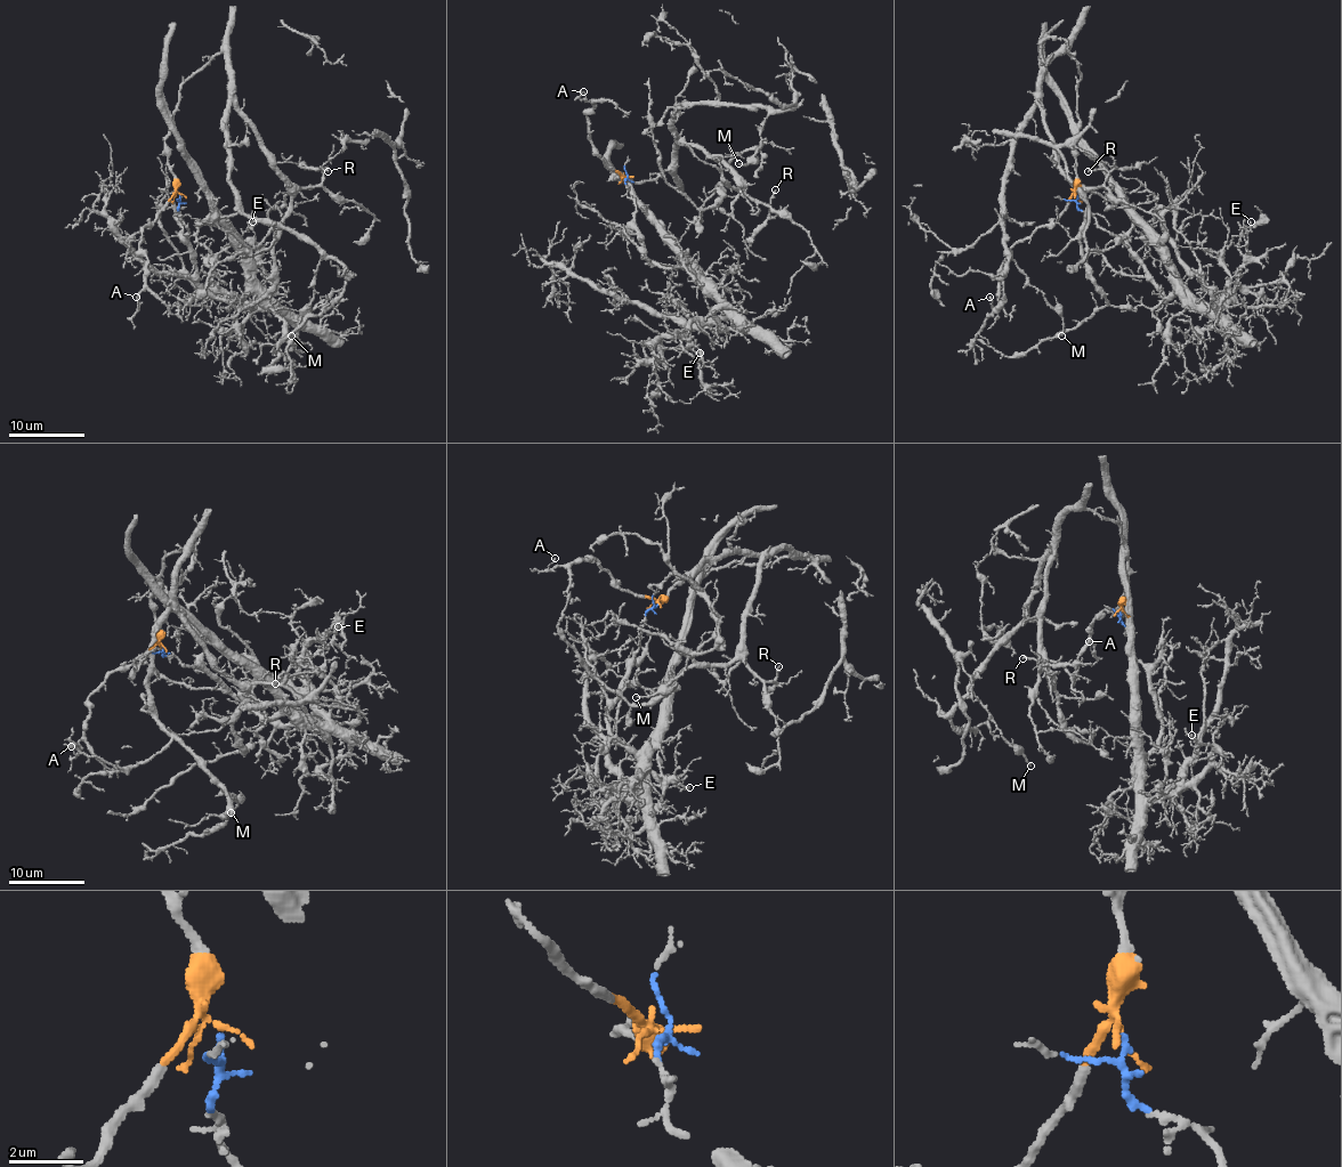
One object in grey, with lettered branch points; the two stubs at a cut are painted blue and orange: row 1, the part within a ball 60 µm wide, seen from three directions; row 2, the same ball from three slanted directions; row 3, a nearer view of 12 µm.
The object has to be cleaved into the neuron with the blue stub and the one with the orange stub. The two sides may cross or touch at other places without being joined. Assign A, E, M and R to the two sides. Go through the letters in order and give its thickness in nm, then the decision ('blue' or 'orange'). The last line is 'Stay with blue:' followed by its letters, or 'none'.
A: 130 nm thick; orange
E: 130 nm thick; blue
M: 130 nm thick; orange
R: 170 nm thick; orange
Stay with blue: E

